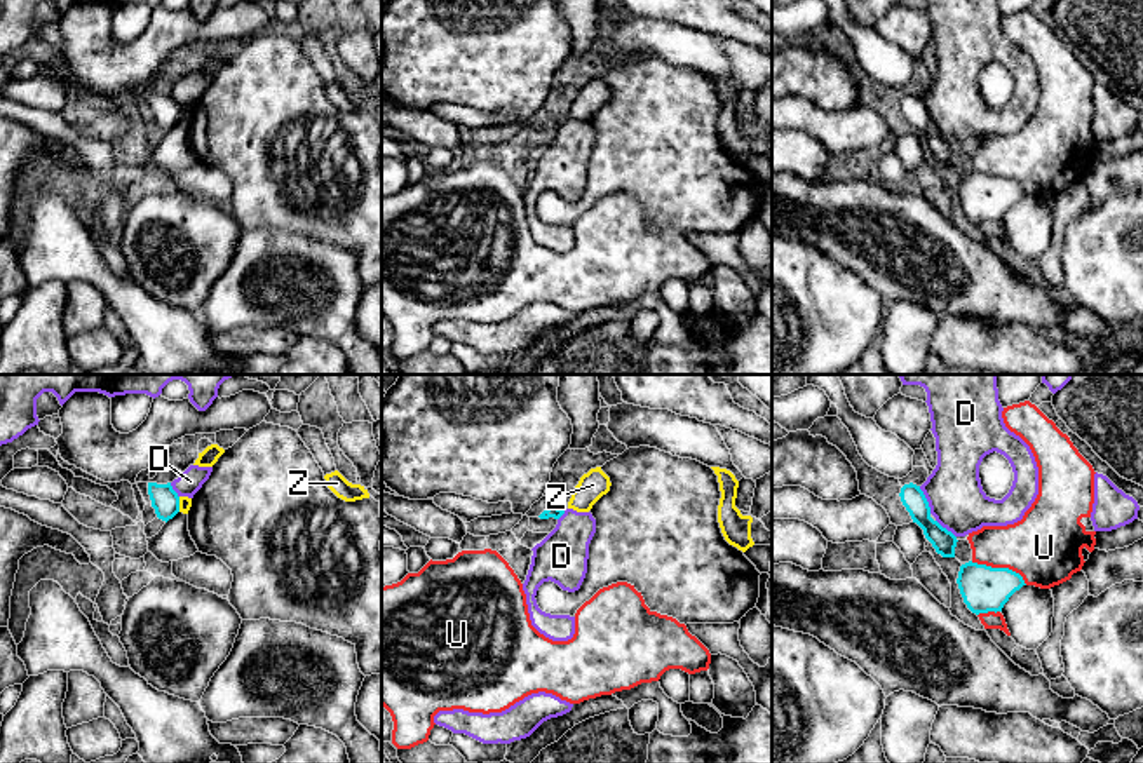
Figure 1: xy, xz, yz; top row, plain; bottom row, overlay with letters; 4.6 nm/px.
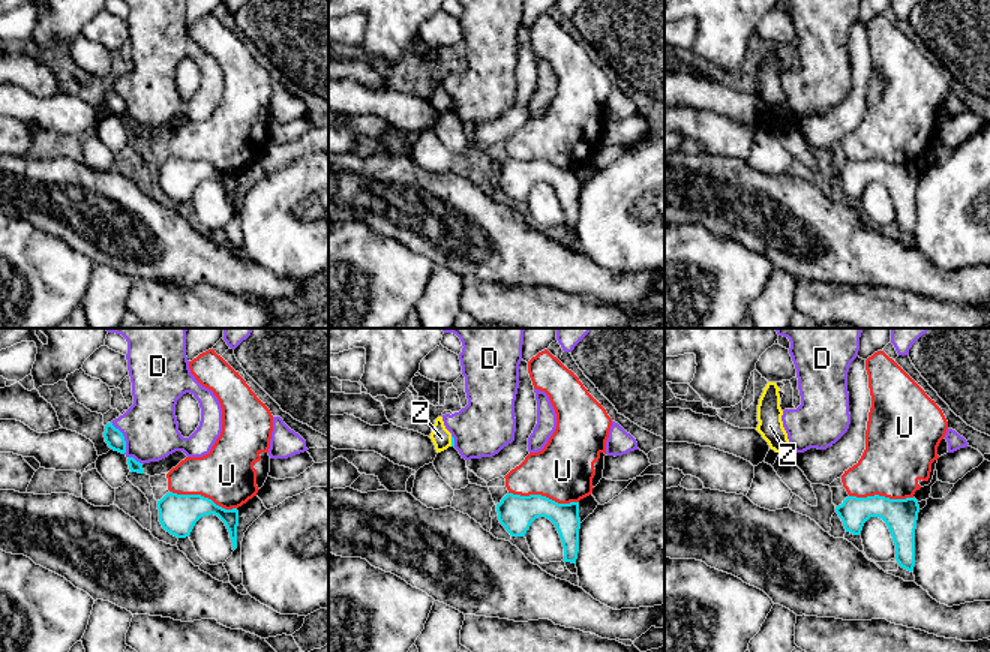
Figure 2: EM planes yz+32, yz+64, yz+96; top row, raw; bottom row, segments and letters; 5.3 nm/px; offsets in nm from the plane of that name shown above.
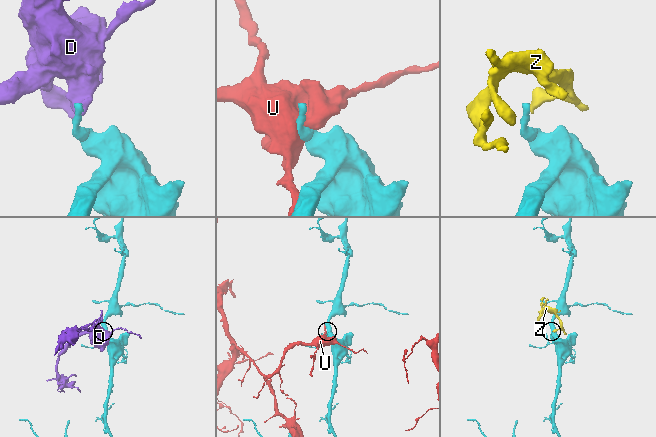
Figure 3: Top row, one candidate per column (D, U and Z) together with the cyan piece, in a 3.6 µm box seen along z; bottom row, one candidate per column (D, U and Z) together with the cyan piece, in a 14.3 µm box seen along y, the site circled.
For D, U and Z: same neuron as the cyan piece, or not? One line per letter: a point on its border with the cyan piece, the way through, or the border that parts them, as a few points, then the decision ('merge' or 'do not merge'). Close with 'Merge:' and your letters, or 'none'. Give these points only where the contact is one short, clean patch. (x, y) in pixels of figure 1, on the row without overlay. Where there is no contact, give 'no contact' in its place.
D: contact yz (926, 110); border yz (919, 96), (931, 122); do not merge
U: contact yz (1000, 178); do not merge
Z: contact xy (178, 114); border xy (178, 107), (180, 121); do not merge
Merge: none

